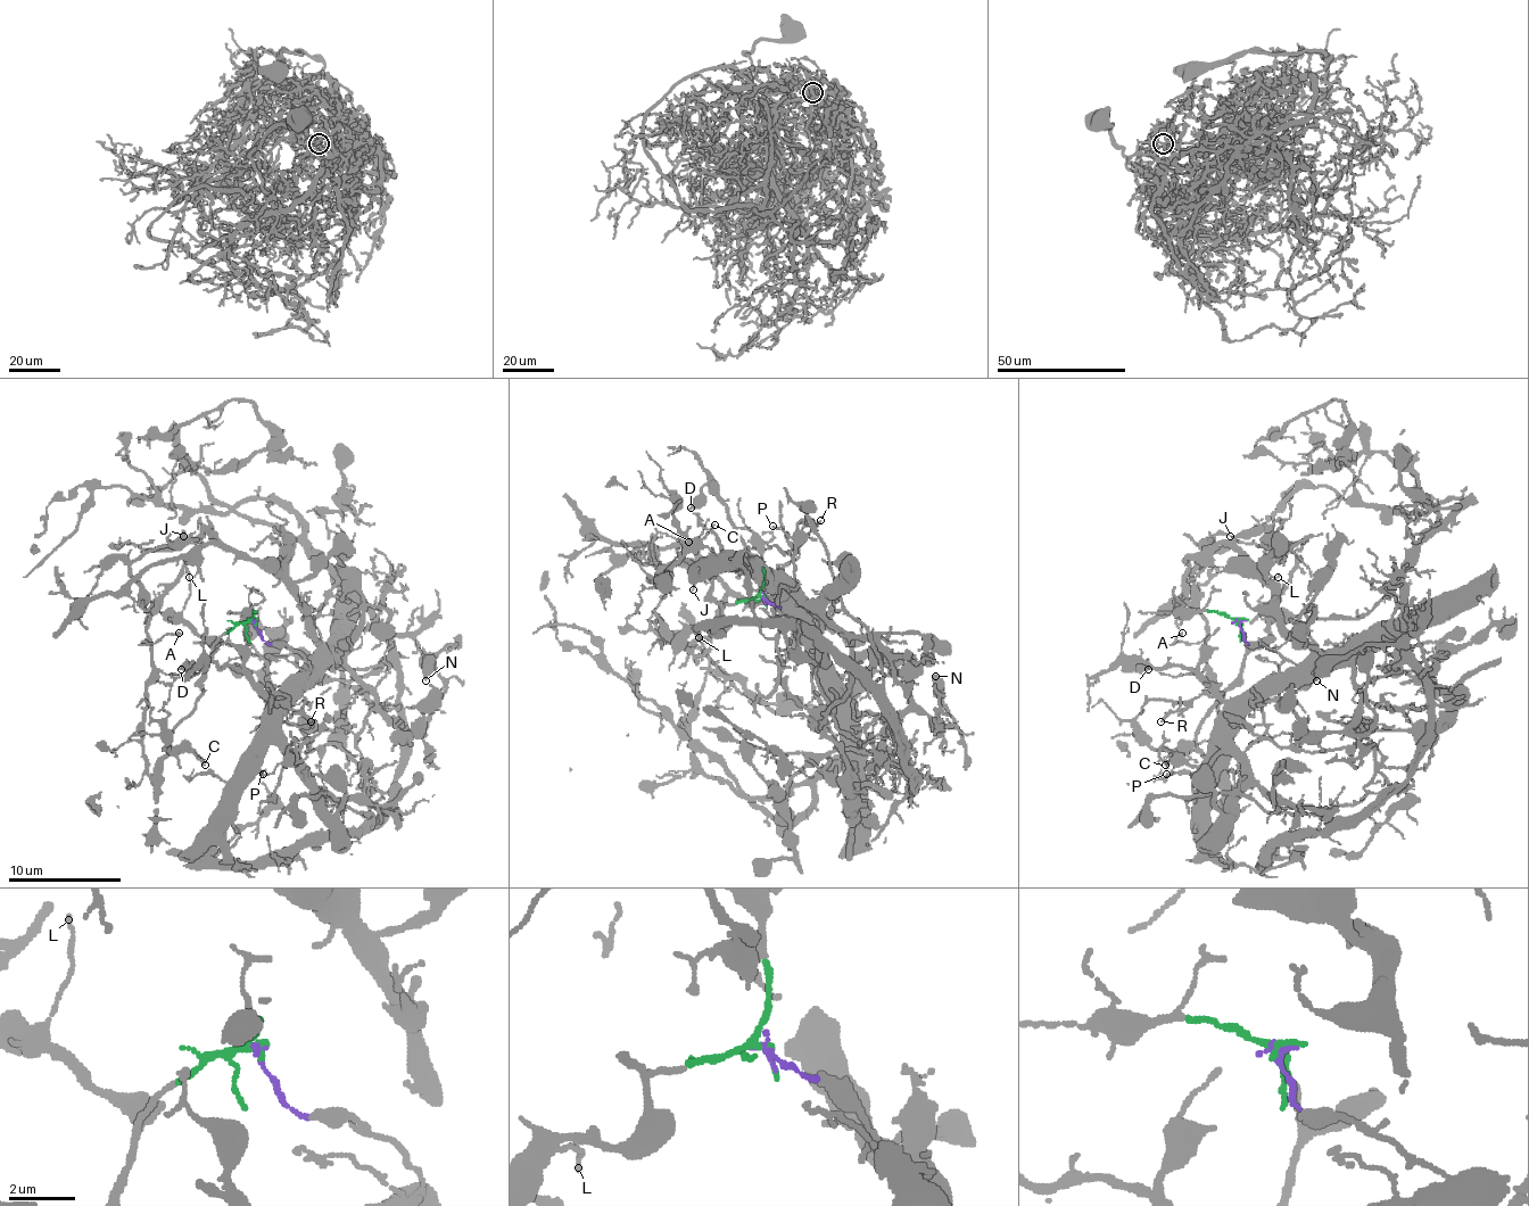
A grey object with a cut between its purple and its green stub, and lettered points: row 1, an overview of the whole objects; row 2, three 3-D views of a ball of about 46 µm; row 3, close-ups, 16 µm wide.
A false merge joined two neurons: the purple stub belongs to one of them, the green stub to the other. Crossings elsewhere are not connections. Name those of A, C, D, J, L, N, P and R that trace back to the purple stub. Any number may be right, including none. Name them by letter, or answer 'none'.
D, N, P, R

